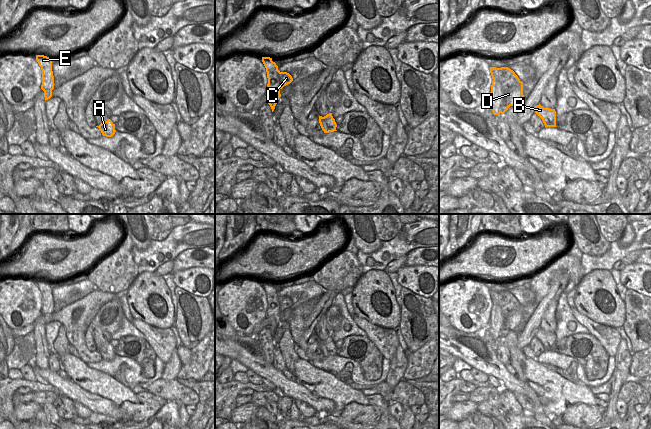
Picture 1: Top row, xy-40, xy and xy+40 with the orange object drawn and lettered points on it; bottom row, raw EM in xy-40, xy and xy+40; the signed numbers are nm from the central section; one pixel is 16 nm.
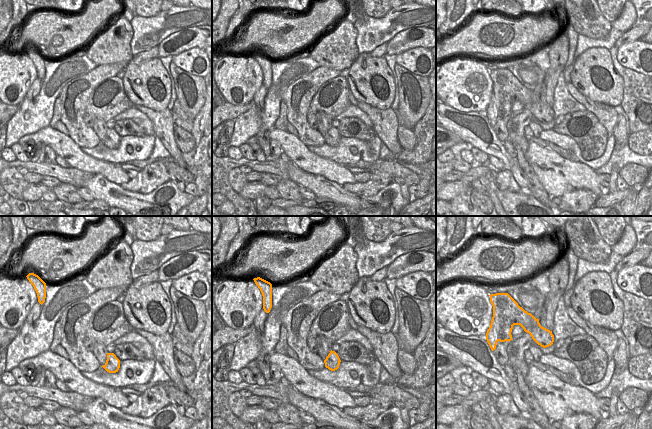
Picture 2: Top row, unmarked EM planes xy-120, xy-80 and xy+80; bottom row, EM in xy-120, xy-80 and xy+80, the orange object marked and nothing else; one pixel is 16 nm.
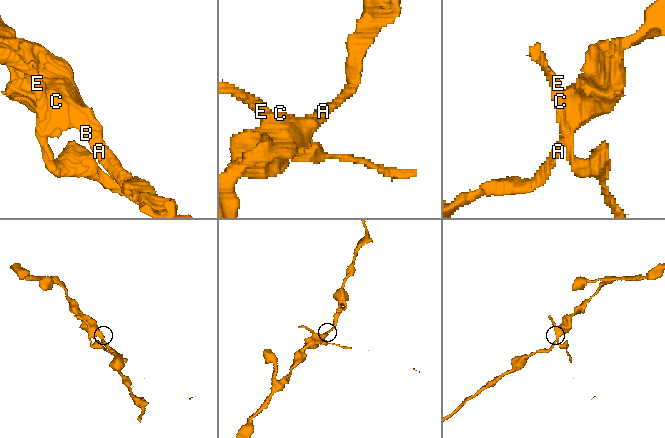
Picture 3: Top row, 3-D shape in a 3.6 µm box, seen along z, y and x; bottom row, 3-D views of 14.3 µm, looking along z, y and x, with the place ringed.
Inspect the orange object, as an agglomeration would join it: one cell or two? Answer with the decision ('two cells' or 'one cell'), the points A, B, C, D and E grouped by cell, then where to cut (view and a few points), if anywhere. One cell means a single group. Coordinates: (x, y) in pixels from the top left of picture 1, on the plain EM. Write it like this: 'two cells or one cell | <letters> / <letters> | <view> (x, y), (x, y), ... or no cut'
two cells | A B C D / E | xy+40 (497, 292), (497, 304), (503, 316), (501, 336)

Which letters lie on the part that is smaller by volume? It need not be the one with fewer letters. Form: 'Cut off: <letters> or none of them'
Cut off: E

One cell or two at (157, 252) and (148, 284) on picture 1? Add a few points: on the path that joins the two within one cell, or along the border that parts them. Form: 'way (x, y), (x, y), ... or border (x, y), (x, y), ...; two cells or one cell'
border (154, 271), (143, 271), (138, 274); two cells

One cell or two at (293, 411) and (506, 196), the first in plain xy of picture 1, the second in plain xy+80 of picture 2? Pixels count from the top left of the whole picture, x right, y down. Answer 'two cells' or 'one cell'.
two cells

